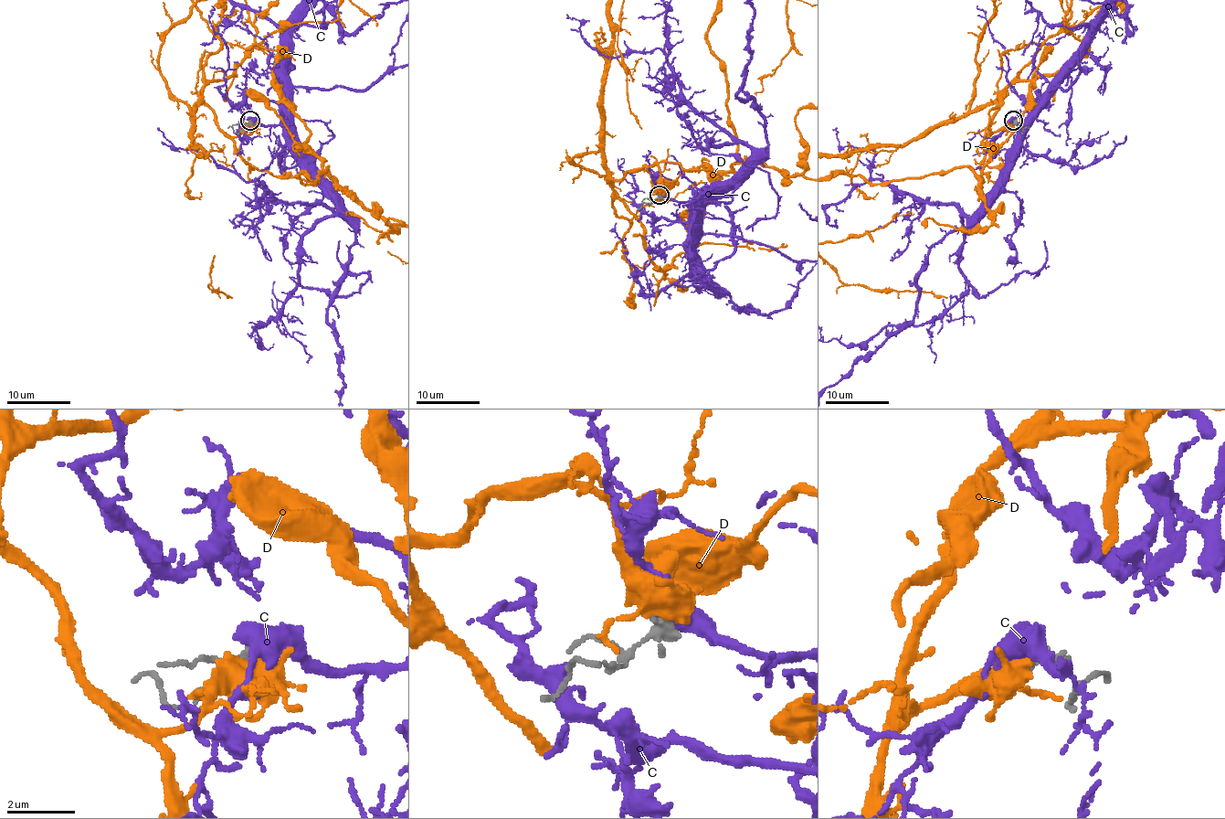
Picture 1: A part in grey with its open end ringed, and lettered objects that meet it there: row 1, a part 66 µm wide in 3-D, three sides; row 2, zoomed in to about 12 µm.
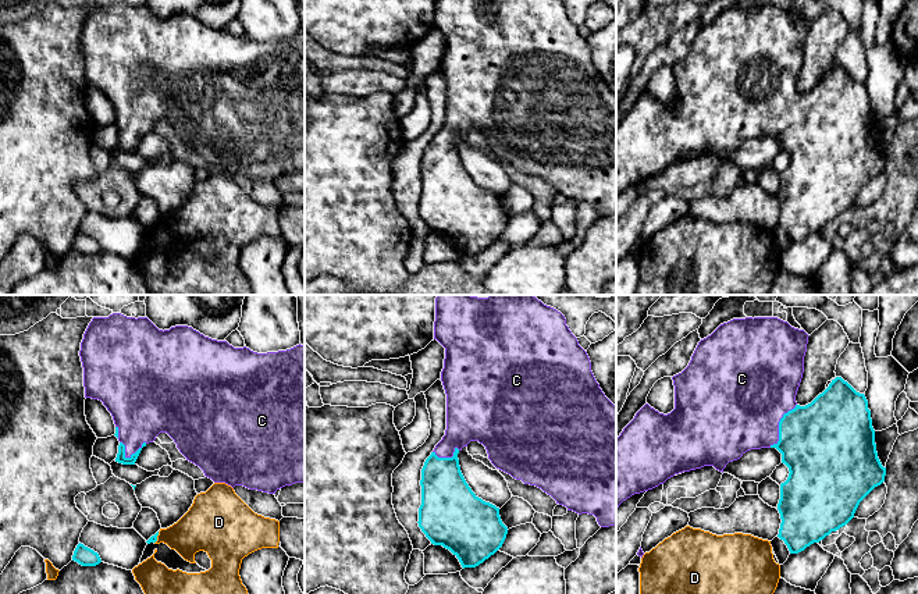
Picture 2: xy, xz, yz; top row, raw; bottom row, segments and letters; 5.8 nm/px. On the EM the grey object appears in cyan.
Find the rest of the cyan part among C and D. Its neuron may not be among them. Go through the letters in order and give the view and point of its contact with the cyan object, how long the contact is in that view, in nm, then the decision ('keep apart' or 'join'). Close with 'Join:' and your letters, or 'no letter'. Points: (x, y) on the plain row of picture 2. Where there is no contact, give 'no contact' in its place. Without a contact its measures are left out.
C: yz (779, 113) | 300 nm | join
D: xy (156, 226) | 80 nm | keep apart
Join: C

